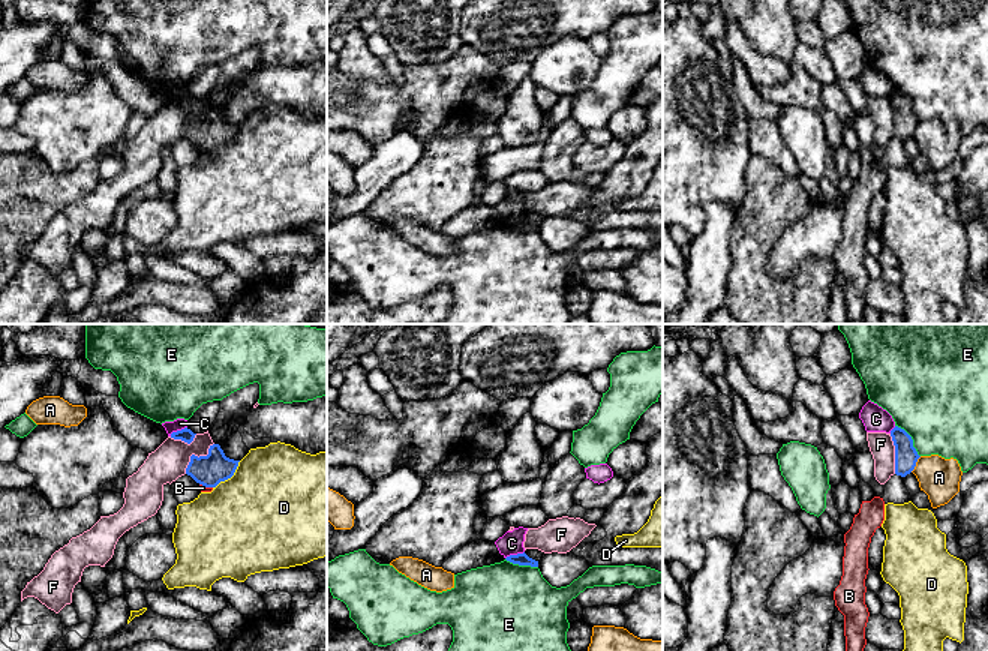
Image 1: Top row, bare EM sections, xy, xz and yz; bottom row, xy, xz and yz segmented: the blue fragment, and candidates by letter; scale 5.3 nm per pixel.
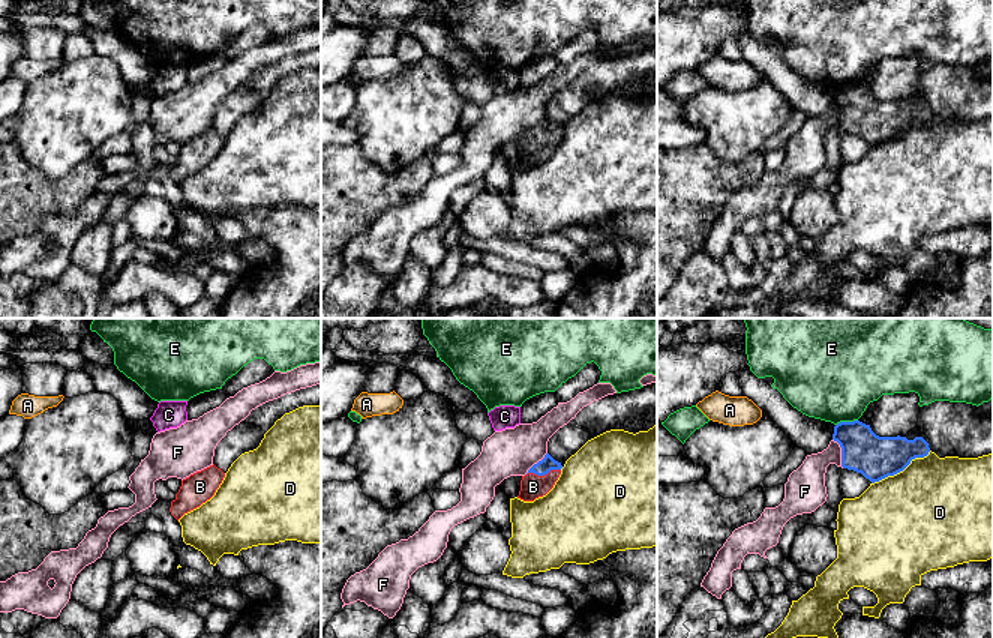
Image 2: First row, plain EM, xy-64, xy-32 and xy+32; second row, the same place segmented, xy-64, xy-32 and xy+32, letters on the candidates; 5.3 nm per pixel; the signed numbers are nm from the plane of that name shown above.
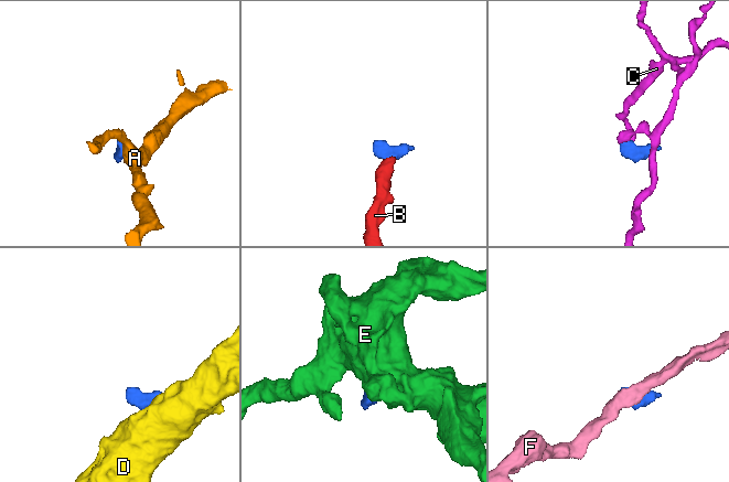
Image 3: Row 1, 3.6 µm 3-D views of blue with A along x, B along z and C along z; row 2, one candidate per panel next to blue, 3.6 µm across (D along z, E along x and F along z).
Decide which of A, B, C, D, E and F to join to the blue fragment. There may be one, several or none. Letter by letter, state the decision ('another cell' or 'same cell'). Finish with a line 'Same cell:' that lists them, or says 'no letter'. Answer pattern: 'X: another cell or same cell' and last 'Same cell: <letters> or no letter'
A: another cell
B: same cell
C: another cell
D: another cell
E: another cell
F: another cell
Same cell: B

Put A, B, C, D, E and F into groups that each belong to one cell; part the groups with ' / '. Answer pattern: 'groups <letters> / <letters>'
groups A / B / C / D / E / F

